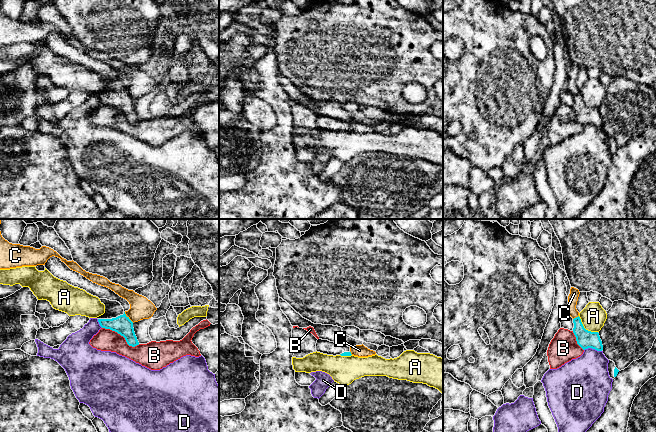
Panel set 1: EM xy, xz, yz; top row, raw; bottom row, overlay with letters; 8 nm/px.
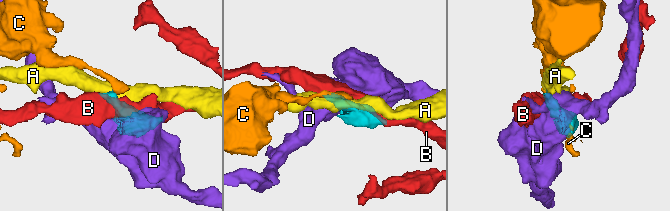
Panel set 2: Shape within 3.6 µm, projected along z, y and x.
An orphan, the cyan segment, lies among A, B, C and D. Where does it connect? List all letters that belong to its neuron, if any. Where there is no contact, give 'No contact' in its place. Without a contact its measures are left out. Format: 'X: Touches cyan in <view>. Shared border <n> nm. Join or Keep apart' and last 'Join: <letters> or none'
A: Touches cyan in yz. Shared border 200 nm. Keep apart
B: Touches cyan in xy. Shared border 340 nm. Keep apart
C: Touches cyan in xy. Shared border 120 nm. Keep apart
D: Touches cyan in yz. Shared border 140 nm. Keep apart
Join: none

